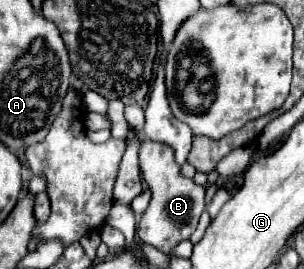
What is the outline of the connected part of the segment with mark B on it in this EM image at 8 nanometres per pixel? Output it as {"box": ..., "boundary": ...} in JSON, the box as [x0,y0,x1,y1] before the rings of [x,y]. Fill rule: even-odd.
{"box":[137,139,205,253],"boundary":[[[145,139],[139,149],[139,165],[143,179],[151,189],[151,203],[137,225],[137,235],[143,243],[149,243],[163,253],[169,253],[179,241],[189,239],[195,231],[201,213],[205,211],[205,187],[193,179],[181,175],[181,167],[175,161],[173,149],[165,143]]]}

